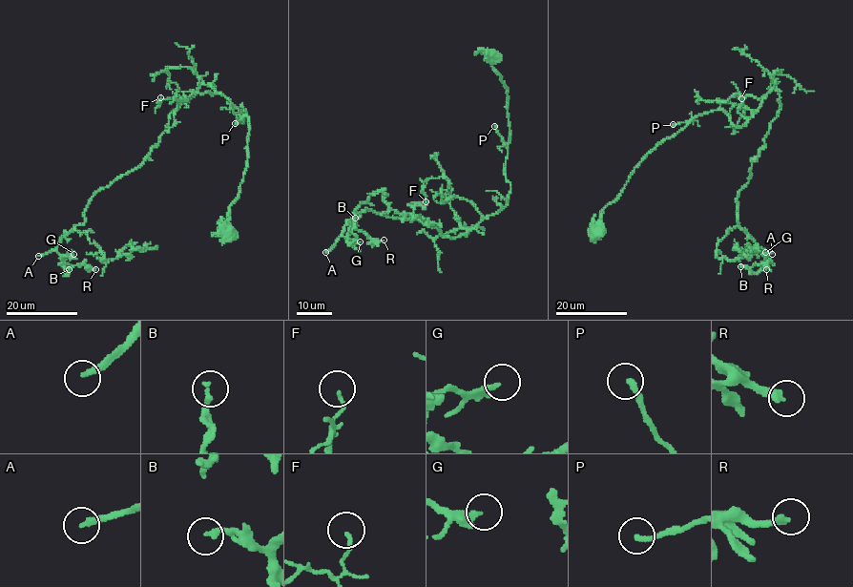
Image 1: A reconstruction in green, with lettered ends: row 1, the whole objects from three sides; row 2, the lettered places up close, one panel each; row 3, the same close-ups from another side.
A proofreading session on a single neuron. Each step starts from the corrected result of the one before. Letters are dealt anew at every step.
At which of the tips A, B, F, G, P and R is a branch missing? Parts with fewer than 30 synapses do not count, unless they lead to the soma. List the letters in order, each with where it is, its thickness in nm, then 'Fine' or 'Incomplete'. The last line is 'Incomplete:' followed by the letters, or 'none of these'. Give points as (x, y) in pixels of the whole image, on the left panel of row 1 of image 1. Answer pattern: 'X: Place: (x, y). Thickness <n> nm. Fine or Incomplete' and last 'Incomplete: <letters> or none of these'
A: Place: (38, 256). Thickness 220 nm. Incomplete
B: Place: (69, 269). Thickness 220 nm. Fine
F: Place: (160, 97). Thickness 120 nm. Fine
G: Place: (73, 254). Thickness 280 nm. Incomplete
P: Place: (235, 123). Thickness 220 nm. Fine
R: Place: (95, 269). Thickness 280 nm. Incomplete
Incomplete: A, G, R

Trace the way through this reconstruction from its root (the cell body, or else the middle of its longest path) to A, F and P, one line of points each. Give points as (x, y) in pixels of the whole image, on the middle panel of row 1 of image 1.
A: (490, 57), (507, 89), (507, 204), (468, 234), (448, 238), (419, 217), (364, 210), (325, 252)
F: (490, 57), (507, 89), (508, 202), (484, 218), (470, 202), (451, 196), (443, 177), (423, 182), (426, 201)
P: (490, 57), (489, 63), (507, 89), (509, 139), (507, 145), (494, 126)

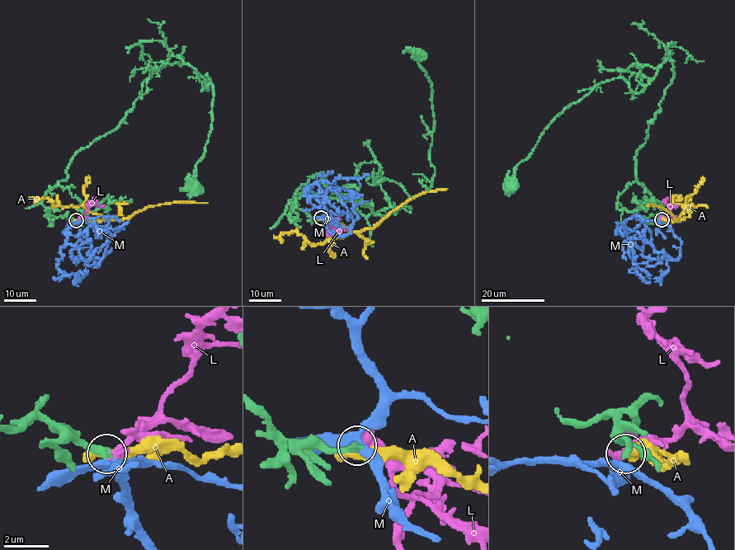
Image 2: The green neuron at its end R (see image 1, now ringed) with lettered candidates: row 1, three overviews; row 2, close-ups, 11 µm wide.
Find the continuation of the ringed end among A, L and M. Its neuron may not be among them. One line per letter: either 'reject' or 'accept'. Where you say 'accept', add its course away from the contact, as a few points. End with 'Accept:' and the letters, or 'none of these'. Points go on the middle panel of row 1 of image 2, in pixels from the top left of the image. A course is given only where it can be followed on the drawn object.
A: reject
L: accept | via (322, 218), (328, 225), (335, 223), (349, 227)
M: reject
Accept: L

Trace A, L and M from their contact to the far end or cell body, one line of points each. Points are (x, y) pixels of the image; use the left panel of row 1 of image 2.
A: (76, 220), (126, 219), (148, 206), (174, 202), (207, 202)
L: (77, 221), (91, 205), (105, 205)
M: (76, 222), (88, 242), (91, 254), (98, 259), (105, 256), (98, 266), (88, 265), (90, 256), (99, 247)

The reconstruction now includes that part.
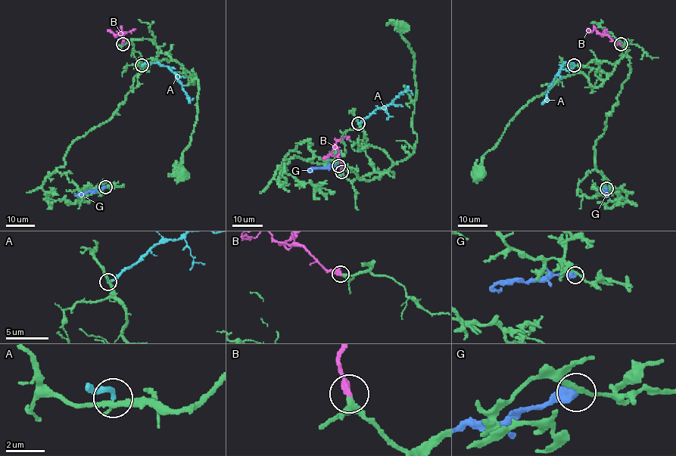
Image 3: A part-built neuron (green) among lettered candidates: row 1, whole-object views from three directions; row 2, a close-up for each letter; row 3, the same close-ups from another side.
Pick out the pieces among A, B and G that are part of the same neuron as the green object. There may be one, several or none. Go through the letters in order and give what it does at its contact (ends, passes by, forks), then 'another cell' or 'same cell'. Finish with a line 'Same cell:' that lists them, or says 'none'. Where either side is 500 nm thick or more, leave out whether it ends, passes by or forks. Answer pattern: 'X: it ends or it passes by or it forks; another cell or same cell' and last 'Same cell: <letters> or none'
A: it ends; another cell
B: it ends; same cell
G: another cell
Same cell: B

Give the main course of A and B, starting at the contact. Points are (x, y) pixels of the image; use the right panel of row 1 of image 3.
A: (574, 65), (564, 63), (545, 100), (550, 99)
B: (620, 44), (607, 35), (599, 33), (594, 28), (590, 32), (587, 30), (588, 28)

